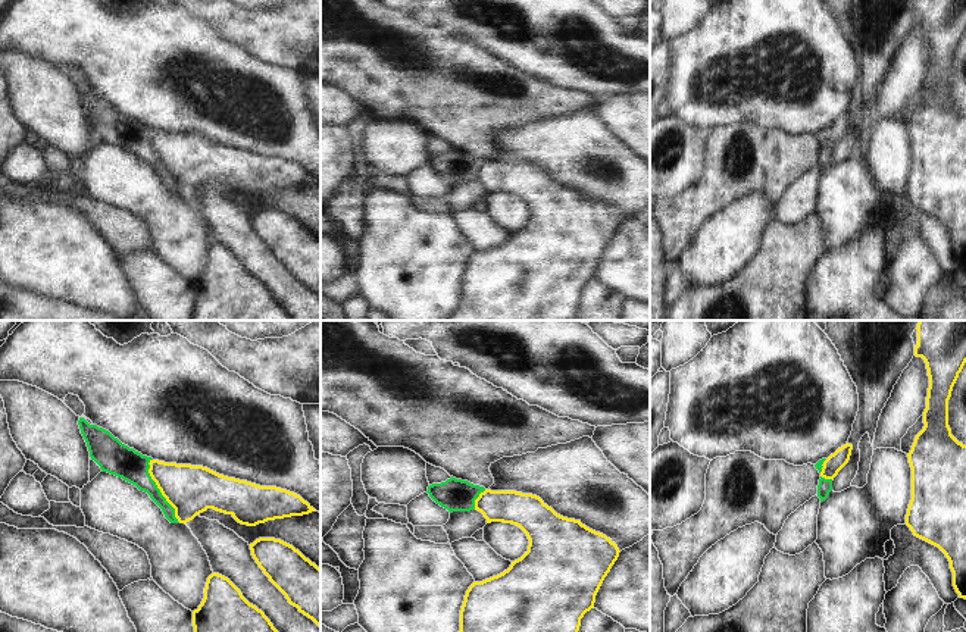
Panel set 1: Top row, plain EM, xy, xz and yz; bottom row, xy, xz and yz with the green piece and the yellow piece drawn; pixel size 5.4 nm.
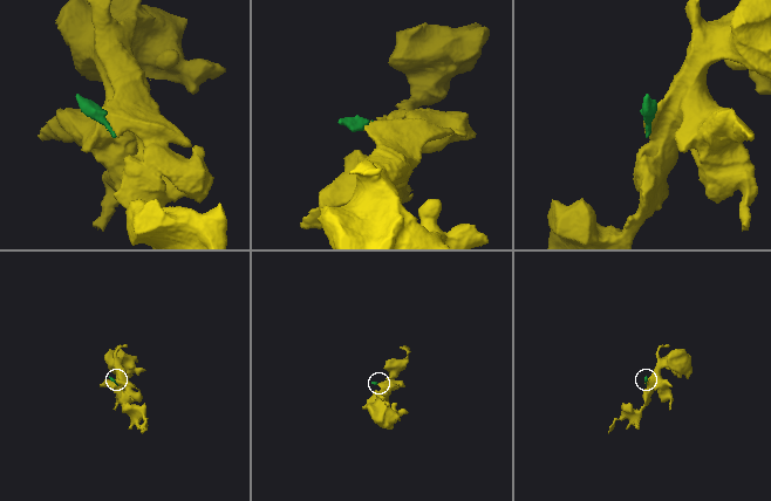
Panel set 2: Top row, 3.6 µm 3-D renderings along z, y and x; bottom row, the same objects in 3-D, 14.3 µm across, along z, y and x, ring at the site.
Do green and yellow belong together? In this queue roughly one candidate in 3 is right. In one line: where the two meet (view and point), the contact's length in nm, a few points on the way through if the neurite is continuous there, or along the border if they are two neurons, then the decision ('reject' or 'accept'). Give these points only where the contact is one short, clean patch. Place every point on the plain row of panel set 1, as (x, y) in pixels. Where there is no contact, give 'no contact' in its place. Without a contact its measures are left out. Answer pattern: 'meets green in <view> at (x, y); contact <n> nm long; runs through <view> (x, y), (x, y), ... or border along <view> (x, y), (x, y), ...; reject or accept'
meets green in xy at (159, 162); contact 380 nm long; border along xy (150, 130), (149, 146), (174, 180), (174, 187), (180, 193); reject

